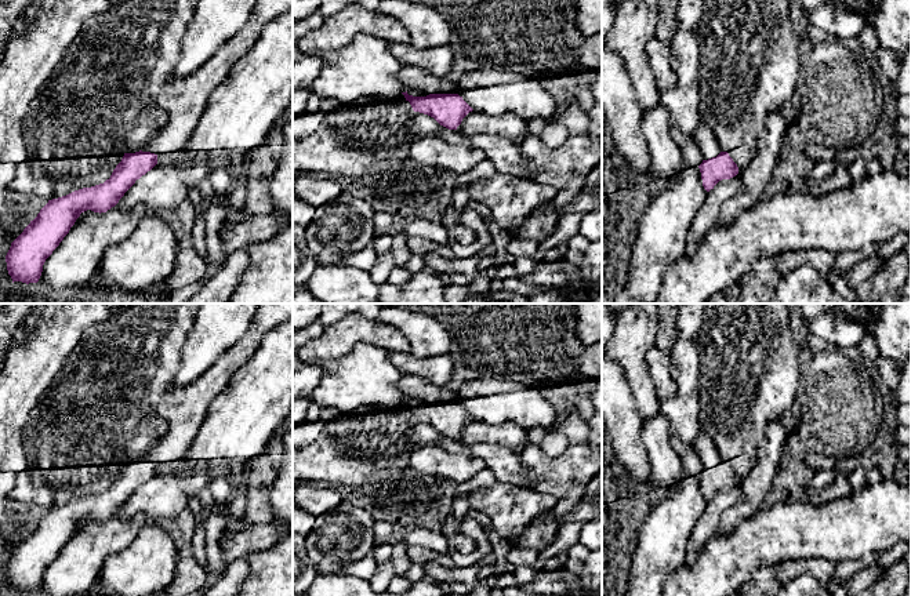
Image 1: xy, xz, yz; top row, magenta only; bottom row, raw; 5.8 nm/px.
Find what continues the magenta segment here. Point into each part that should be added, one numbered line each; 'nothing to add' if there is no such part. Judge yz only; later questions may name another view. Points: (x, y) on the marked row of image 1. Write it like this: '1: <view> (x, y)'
1: yz (704, 137)

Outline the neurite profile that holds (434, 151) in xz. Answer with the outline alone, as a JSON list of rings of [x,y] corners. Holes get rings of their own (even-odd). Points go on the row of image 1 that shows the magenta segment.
[[[439,134],[427,135],[409,146],[409,157],[438,170],[465,174],[486,160],[478,148],[465,143],[450,143]]]

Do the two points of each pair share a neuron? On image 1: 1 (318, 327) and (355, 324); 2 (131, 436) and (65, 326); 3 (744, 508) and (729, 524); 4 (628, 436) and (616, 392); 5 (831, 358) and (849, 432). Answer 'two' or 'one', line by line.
1: two
2: two
3: one
4: one
5: one

